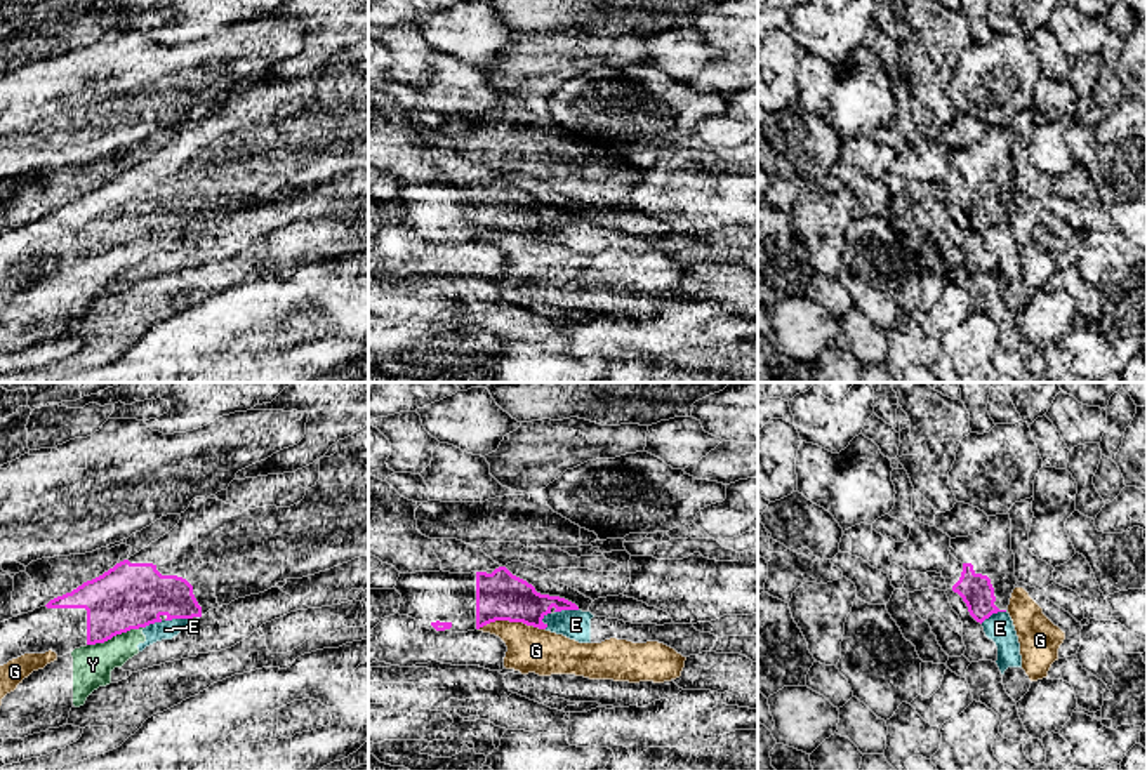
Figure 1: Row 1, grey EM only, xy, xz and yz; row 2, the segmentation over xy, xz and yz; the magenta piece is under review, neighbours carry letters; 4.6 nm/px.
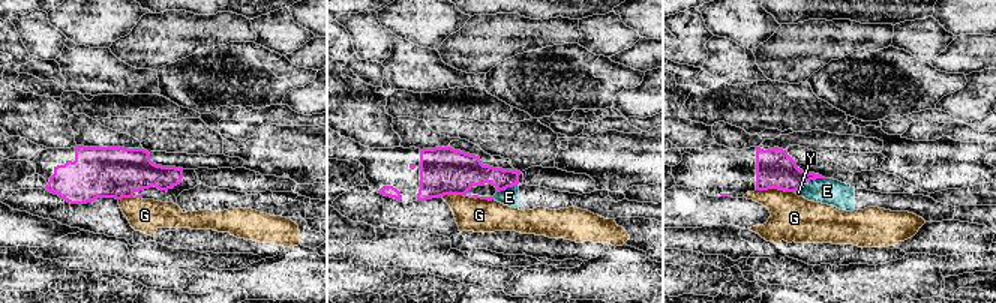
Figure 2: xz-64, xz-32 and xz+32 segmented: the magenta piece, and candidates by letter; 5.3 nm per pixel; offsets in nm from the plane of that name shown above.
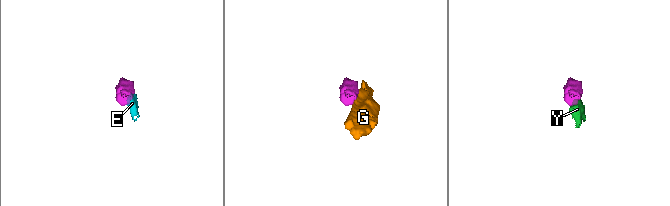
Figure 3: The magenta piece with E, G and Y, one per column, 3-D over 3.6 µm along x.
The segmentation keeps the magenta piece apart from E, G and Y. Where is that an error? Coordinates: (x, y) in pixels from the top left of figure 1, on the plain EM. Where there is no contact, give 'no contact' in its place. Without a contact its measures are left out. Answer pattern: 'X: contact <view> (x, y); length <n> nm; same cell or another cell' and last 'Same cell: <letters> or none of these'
E: contact xy (178, 228); length 130 nm; another cell
G: contact xz (511, 232); length 320 nm; another cell
Y: contact xy (115, 245); length 280 nm; another cell
Same cell: none of these

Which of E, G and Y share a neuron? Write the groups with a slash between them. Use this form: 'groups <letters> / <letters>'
groups E Y / G

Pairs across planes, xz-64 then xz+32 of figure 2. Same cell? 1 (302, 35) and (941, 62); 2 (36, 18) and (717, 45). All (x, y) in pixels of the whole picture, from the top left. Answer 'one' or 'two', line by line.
1: two
2: two

